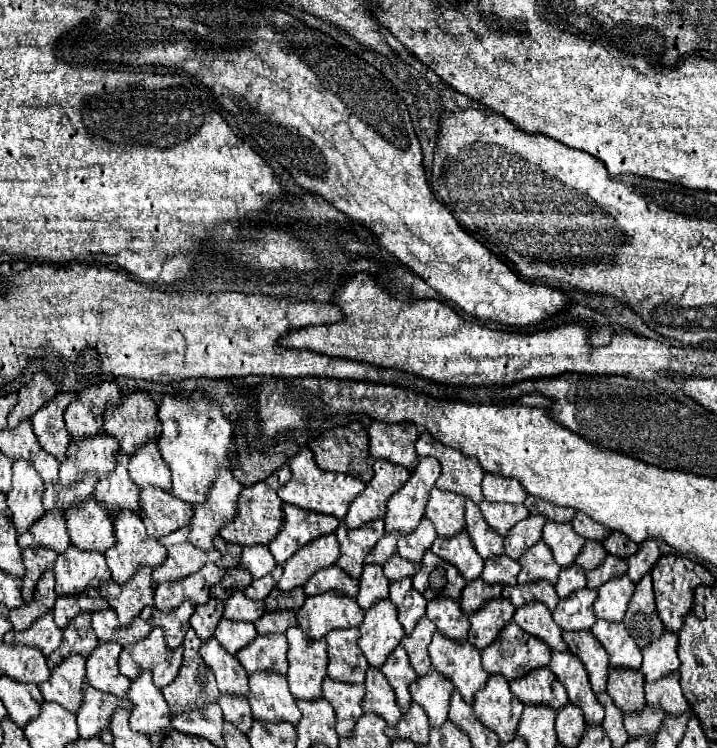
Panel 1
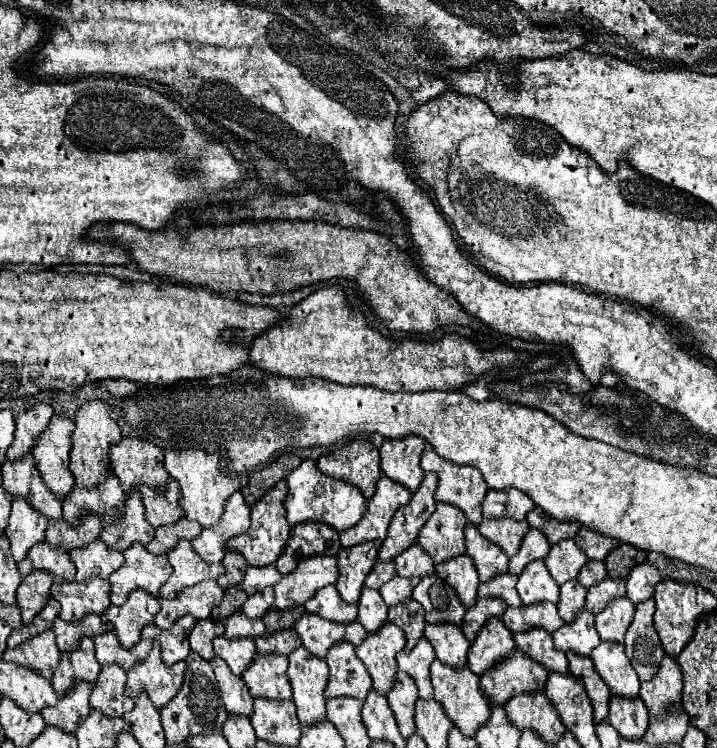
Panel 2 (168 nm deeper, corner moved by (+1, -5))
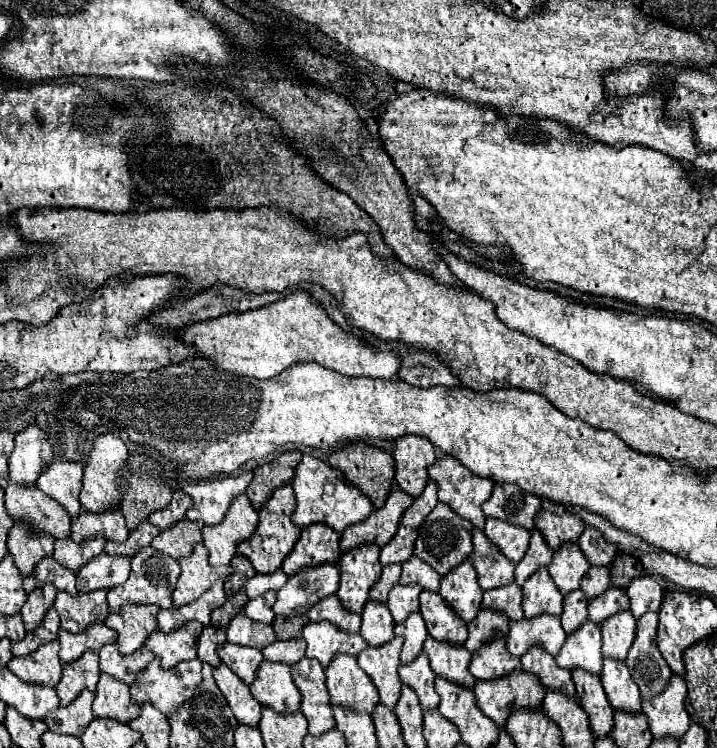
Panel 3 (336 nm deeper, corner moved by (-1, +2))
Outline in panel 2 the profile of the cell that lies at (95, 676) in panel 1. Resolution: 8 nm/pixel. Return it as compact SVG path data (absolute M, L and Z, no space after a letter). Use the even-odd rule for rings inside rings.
M107 664L101 668L99 678L91 686L89 704L101 710L105 716L123 716L133 708L133 700L123 694L125 670L117 664Z

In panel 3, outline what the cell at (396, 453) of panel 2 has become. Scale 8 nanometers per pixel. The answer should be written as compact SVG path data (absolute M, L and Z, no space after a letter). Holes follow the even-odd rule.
M405 435L395 447L395 481L401 491L419 497L429 481L427 469L437 461L429 439L419 435Z

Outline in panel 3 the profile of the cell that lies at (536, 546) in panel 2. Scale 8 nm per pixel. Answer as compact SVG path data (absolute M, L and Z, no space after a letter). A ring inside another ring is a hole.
M535 529L531 533L531 543L527 549L527 555L521 559L521 563L515 567L515 583L523 585L527 581L529 575L533 575L537 569L547 567L553 559L553 551L551 547L547 547L543 535L539 535L539 531Z

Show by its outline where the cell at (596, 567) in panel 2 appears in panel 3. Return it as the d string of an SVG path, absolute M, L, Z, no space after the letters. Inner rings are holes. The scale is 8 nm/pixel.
M591 567L581 583L581 591L587 595L587 599L595 599L597 595L607 591L609 587L611 587L611 581L609 581L607 567Z

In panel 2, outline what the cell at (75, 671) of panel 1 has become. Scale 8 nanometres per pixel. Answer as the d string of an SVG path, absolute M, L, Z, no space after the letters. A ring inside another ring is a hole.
M85 680L77 682L63 698L59 698L55 706L47 706L45 710L41 710L41 716L45 718L45 722L65 732L75 732L77 726L81 724L81 718L85 718L85 714L89 714L91 710L89 686L91 684Z

